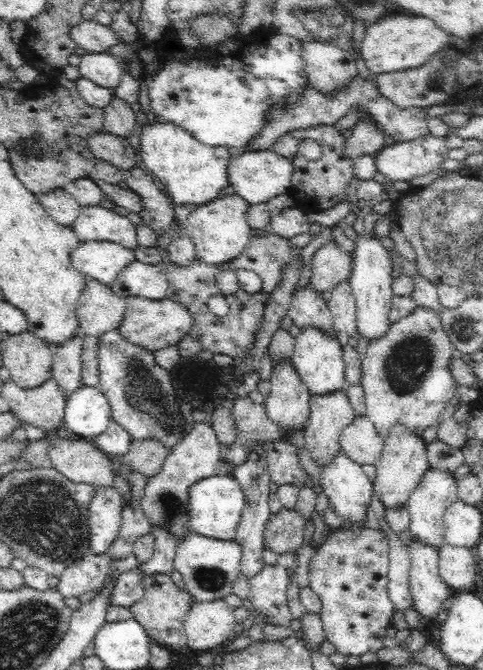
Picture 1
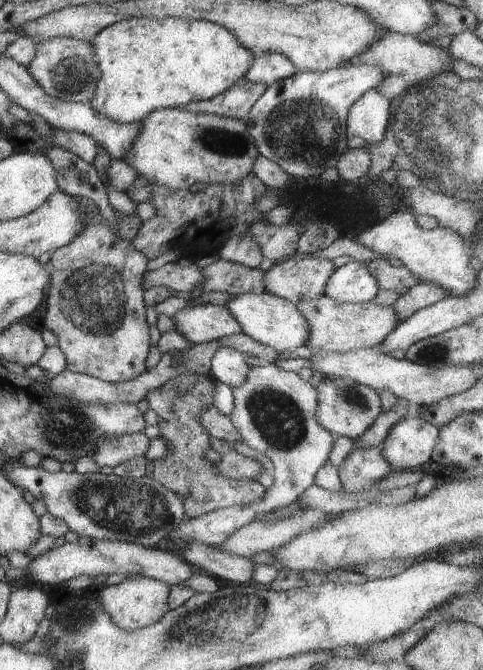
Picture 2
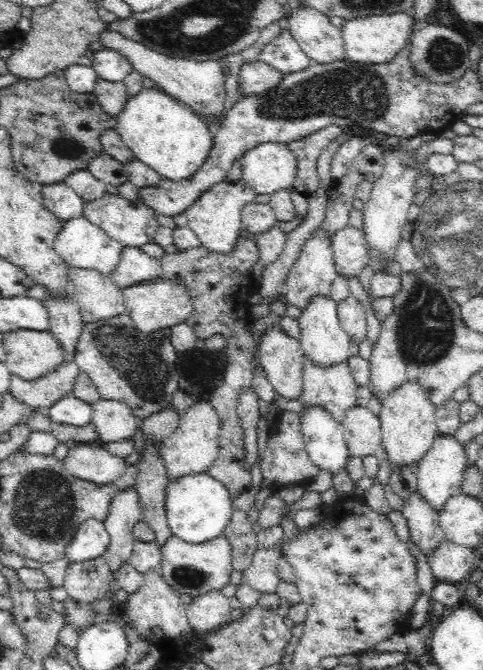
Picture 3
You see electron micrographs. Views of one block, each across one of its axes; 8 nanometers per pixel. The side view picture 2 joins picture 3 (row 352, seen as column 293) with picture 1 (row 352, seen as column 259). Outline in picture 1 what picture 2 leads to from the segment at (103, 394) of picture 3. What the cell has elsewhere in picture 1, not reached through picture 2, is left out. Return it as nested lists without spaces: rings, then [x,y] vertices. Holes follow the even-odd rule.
[[[118,329],[108,330],[98,337],[99,390],[110,404],[114,420],[132,441],[154,440],[169,451],[174,449],[197,424],[190,404],[182,402],[172,388],[170,374],[156,365],[152,351],[146,351],[120,336]]]

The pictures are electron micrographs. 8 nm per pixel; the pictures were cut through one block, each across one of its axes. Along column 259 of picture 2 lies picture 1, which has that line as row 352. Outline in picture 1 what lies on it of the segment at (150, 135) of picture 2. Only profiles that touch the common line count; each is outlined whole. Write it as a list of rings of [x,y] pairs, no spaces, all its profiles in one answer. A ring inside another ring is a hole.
[[[128,297],[125,303],[124,318],[117,328],[120,336],[126,342],[131,342],[152,353],[159,352],[166,346],[178,344],[193,325],[193,316],[190,311],[169,298],[150,300],[142,297]]]

